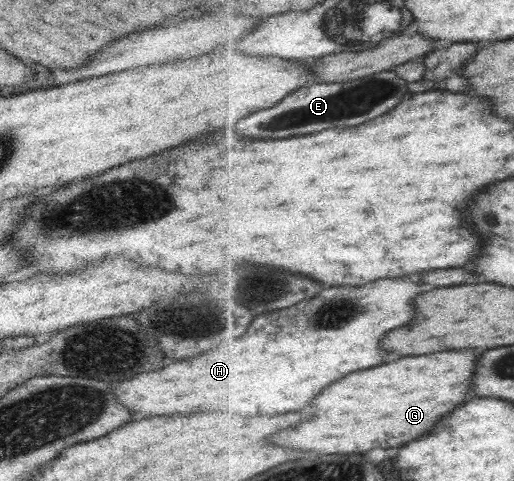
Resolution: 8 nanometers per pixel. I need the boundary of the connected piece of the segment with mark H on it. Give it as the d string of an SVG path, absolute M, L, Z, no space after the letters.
M408 278L376 280L366 286L338 286L322 290L310 300L284 308L280 316L278 312L258 316L240 340L226 340L204 354L168 364L162 370L114 382L112 392L120 404L144 416L176 412L188 414L198 410L244 412L246 416L298 412L332 382L338 382L352 372L382 364L388 356L388 352L380 346L384 336L390 330L408 324L416 316L414 298L420 294L420 284Z

